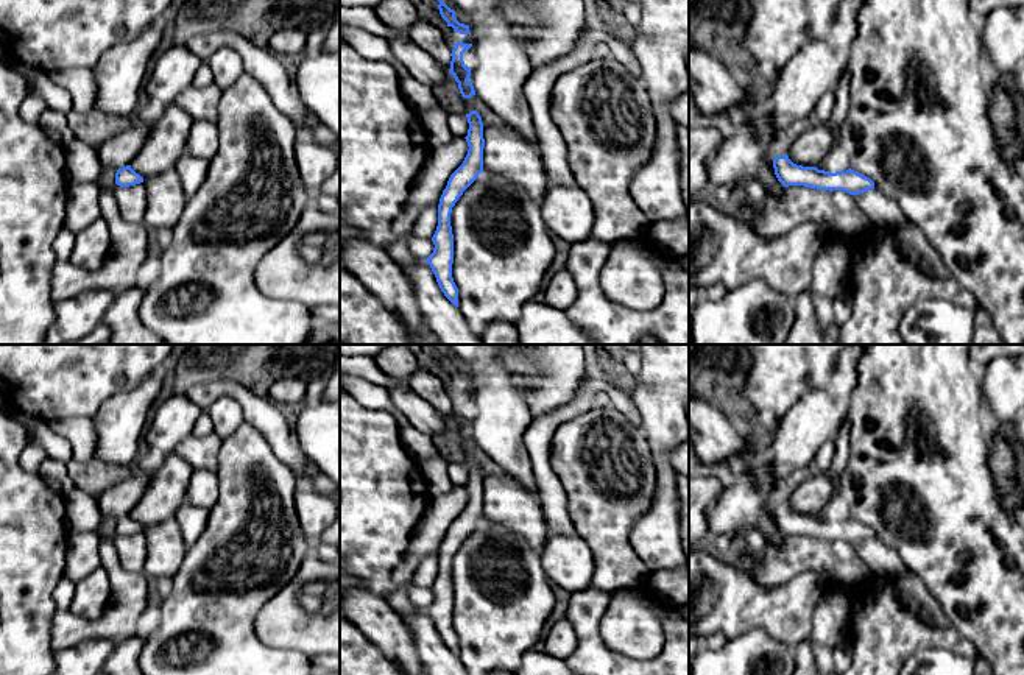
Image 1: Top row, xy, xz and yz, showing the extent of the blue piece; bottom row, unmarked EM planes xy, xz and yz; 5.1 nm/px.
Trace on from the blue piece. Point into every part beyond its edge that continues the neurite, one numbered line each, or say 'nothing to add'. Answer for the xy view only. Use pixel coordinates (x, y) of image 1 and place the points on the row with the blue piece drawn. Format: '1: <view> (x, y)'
nothing to add

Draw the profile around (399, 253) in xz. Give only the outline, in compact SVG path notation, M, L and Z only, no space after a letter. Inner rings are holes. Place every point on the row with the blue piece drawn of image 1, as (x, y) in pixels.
M402 234L393 237L394 243L391 245L388 254L390 257L402 268L410 270L413 267L415 257L410 254L407 246L407 239L410 234Z

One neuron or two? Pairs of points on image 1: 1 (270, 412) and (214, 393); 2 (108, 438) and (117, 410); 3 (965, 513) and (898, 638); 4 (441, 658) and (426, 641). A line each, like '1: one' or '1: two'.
1: one
2: one
3: two
4: one

